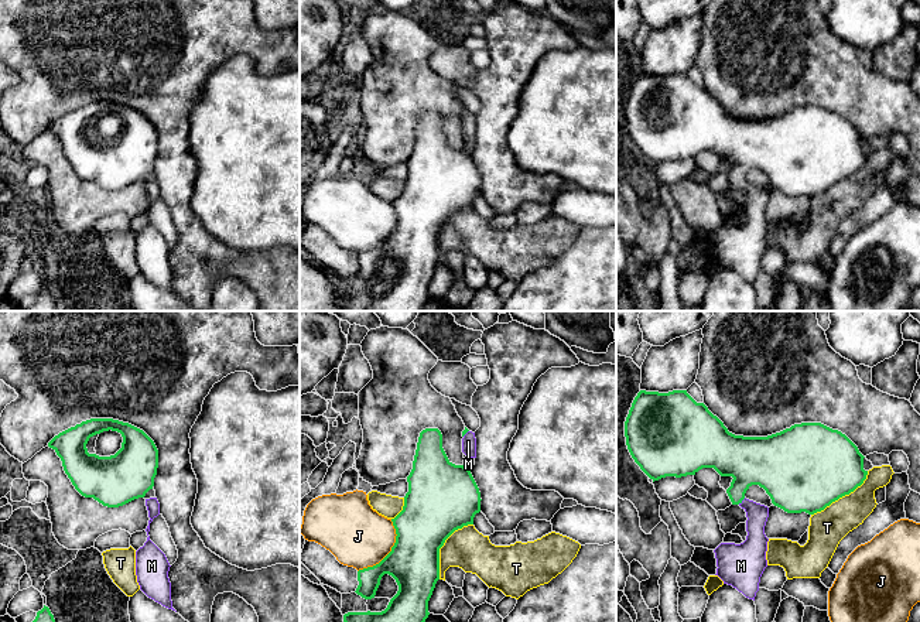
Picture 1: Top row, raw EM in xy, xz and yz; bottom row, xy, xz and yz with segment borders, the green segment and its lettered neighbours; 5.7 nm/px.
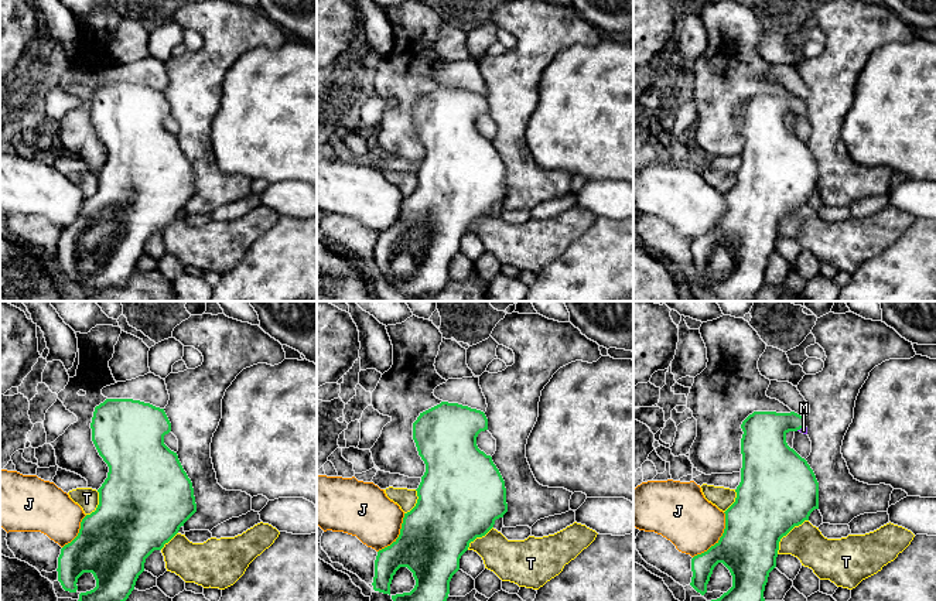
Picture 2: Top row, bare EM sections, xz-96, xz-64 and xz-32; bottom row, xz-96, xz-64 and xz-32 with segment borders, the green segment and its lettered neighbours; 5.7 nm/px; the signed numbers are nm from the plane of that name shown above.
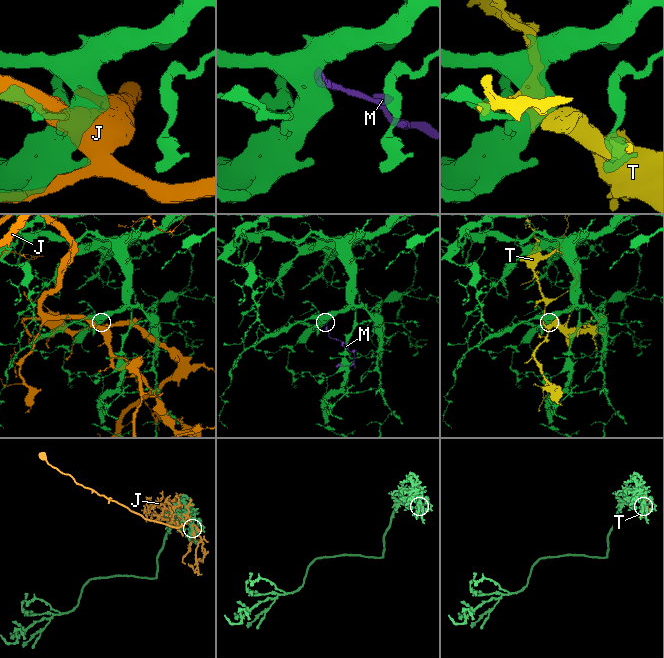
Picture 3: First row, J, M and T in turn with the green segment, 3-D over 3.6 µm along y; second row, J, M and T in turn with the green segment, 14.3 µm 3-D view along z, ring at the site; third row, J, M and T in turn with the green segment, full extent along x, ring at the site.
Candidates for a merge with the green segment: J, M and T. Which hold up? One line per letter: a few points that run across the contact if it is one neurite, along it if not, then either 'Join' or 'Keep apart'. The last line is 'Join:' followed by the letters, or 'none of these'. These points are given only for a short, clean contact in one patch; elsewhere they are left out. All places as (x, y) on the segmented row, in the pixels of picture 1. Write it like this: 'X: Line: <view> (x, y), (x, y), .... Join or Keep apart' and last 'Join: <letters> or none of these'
J: Keep apart
M: Line: yz (751, 461), (741, 482), (741, 501), (756, 515), (756, 542). Join
T: Keep apart
Join: M

